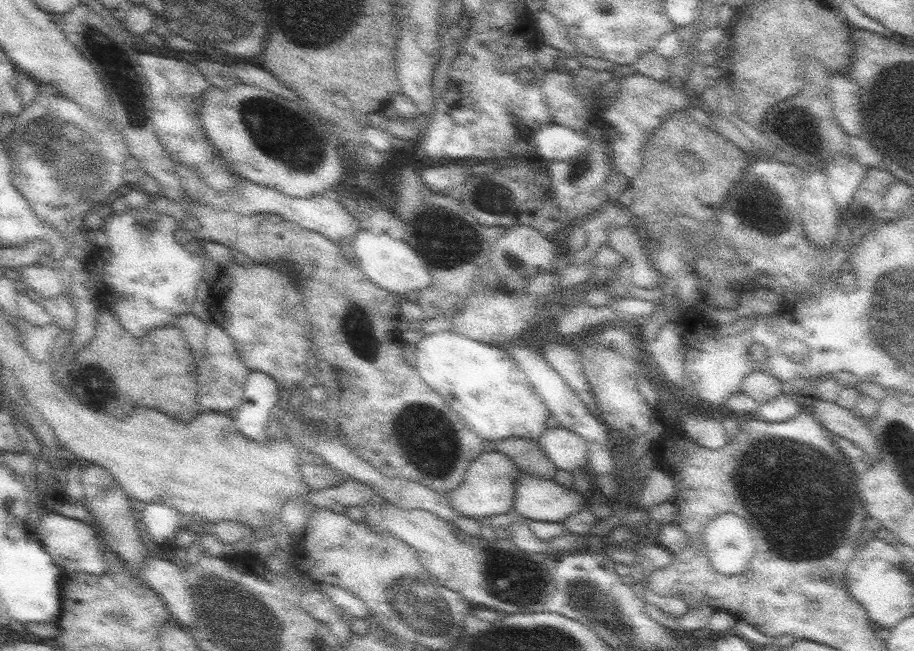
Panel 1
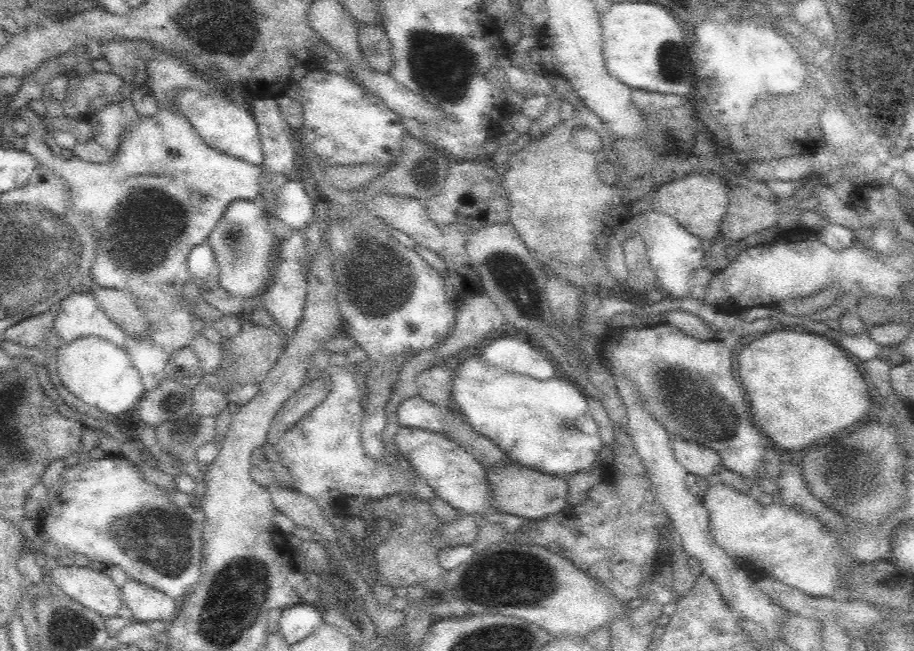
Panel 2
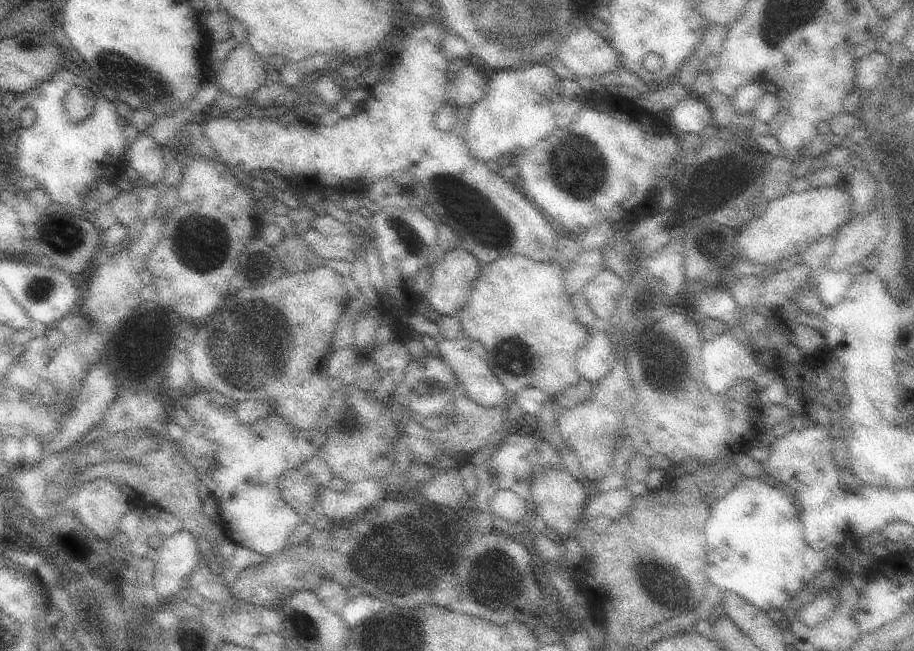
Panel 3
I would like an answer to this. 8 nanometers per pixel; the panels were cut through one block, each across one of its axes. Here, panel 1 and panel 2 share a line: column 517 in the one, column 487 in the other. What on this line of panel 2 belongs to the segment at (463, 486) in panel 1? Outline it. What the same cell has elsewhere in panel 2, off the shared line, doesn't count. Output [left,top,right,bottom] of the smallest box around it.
[486,462,568,520]

